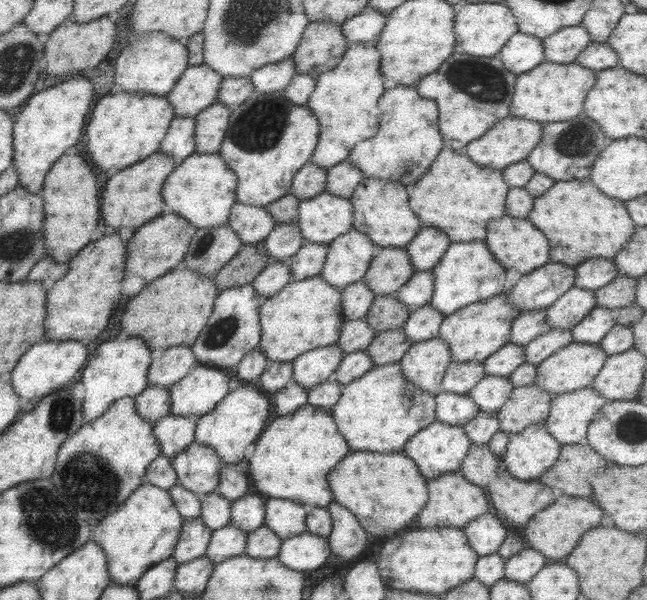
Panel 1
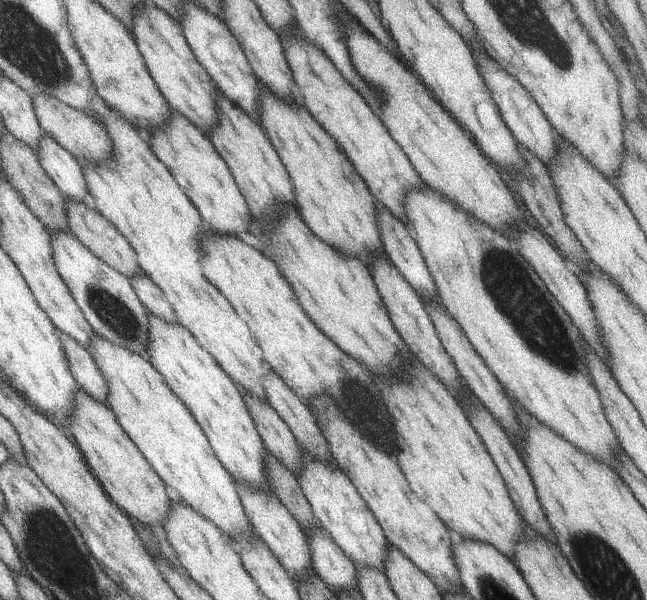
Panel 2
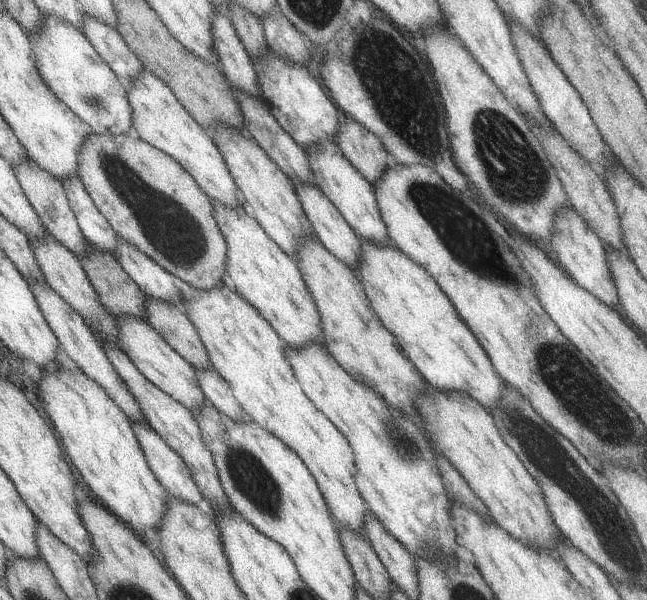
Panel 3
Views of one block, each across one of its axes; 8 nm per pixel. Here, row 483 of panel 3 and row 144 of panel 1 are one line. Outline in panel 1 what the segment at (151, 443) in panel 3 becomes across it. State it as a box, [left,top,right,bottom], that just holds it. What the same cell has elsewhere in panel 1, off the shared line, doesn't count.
[157,117,195,166]

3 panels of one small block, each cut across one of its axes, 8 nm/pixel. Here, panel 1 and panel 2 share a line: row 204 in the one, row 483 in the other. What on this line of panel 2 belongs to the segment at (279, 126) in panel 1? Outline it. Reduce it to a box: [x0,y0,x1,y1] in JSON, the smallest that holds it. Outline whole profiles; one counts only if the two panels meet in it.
[147,313,271,491]

